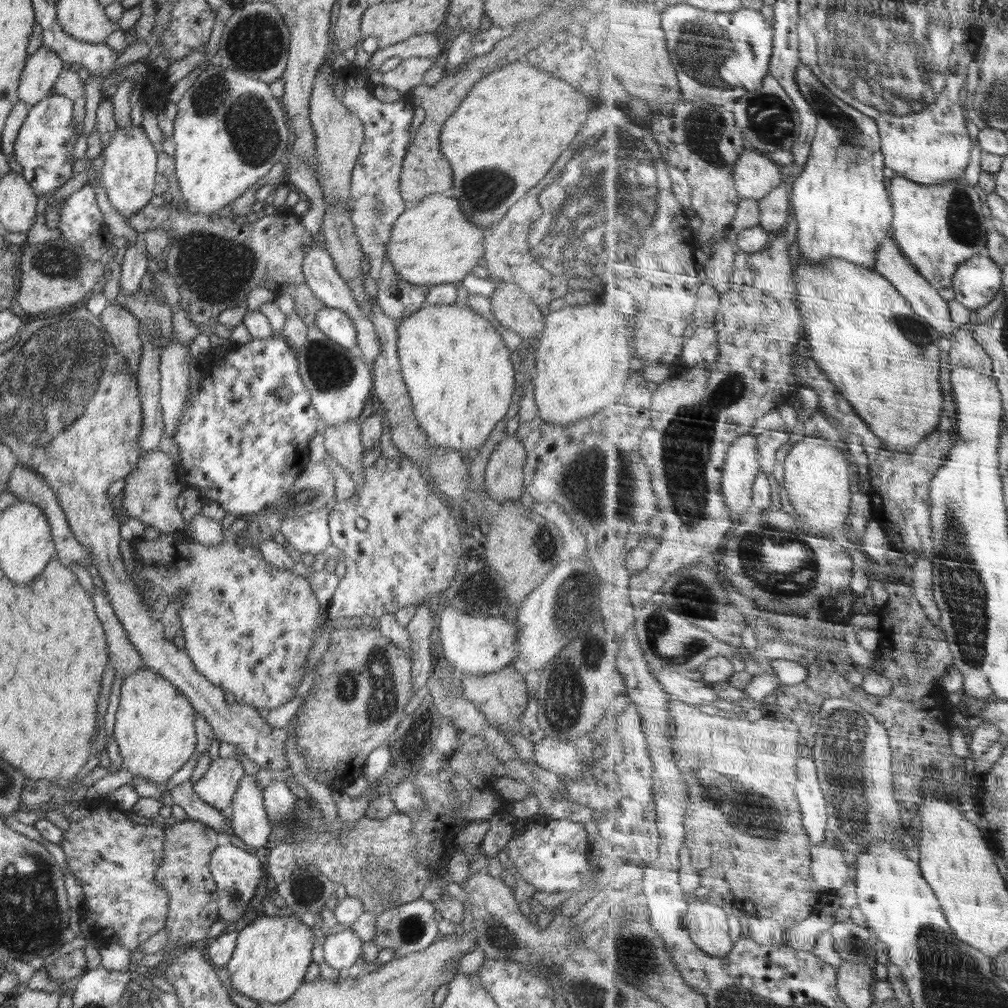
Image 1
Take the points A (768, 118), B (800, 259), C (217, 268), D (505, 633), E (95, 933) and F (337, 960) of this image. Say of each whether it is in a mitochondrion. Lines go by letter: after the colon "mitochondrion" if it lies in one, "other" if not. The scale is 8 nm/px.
A: mitochondrion
B: other
C: mitochondrion
D: other
E: other
F: other

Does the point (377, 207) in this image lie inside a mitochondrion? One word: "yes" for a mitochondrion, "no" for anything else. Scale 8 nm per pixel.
yes

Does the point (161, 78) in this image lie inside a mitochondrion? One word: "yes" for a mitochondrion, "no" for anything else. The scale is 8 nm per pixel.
no

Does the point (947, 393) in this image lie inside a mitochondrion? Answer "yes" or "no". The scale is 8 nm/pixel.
no

